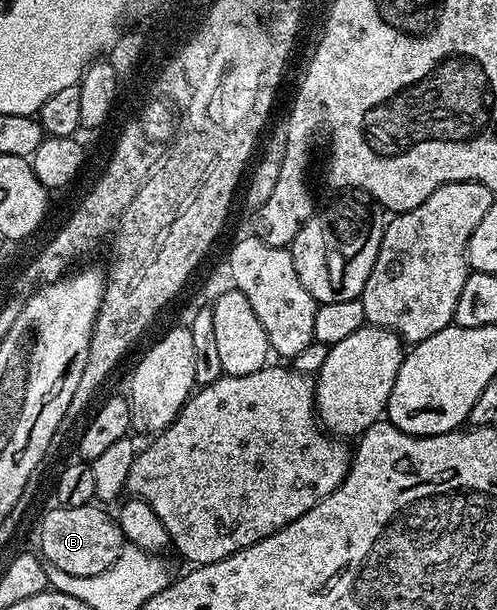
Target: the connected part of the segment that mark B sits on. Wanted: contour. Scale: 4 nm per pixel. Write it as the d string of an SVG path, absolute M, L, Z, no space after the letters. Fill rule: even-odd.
M96 502L69 508L52 506L40 520L39 555L51 567L66 570L71 576L89 576L110 570L118 554L122 554L126 541L117 517L113 513L111 516L104 508L107 507Z

